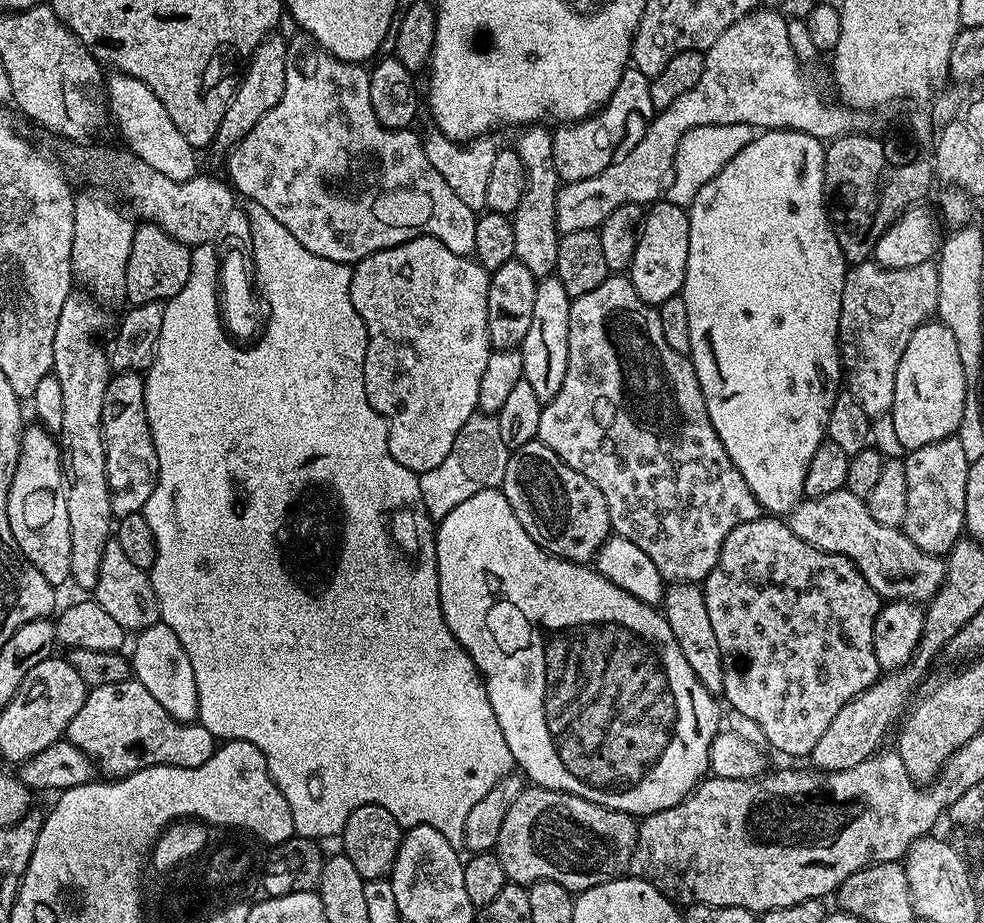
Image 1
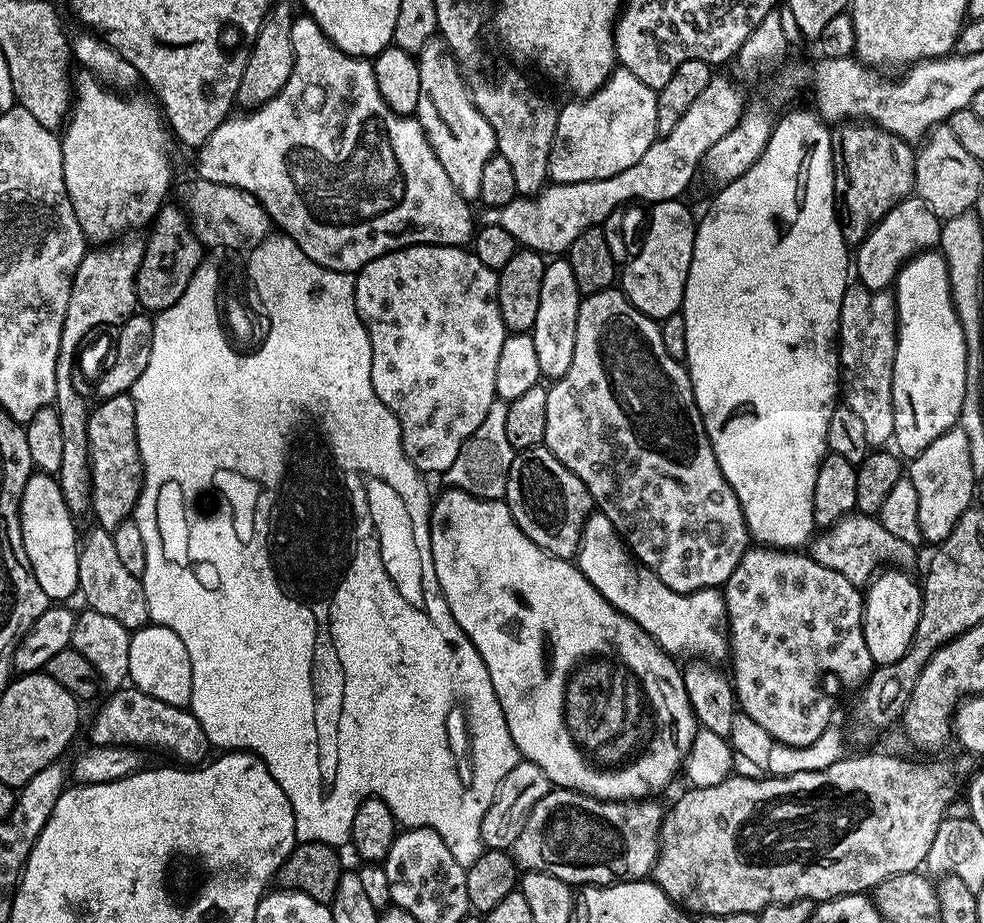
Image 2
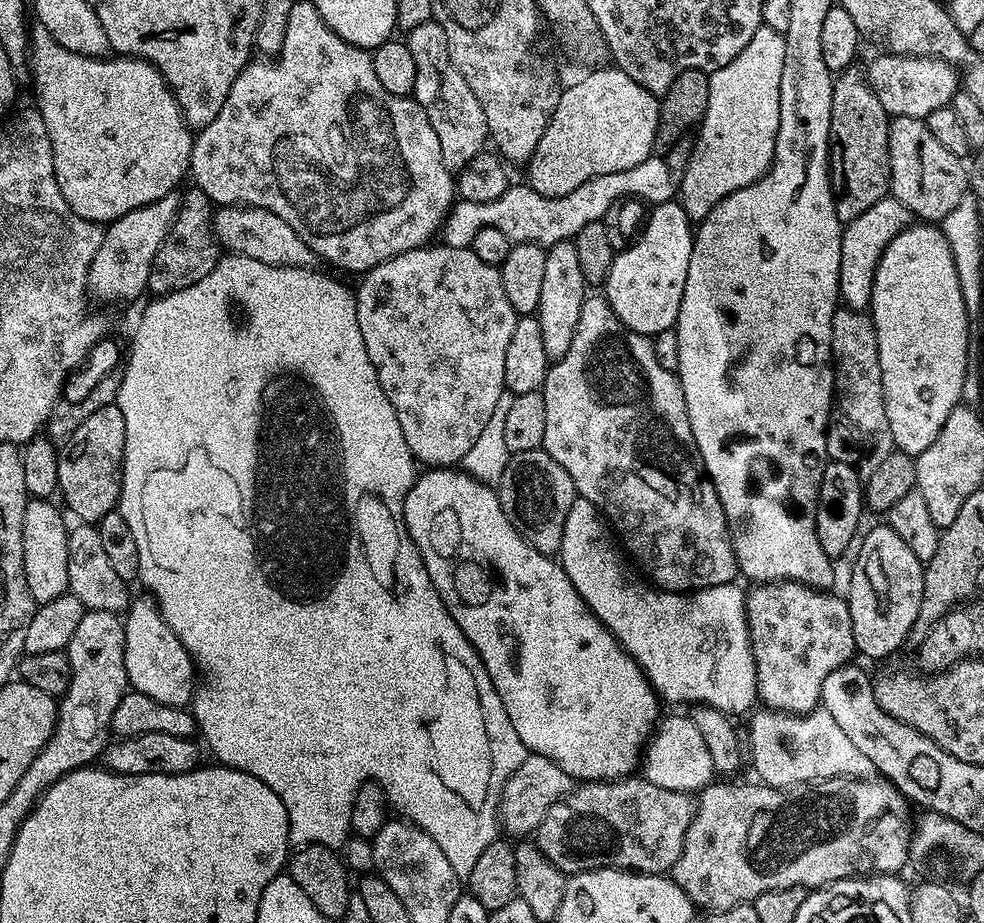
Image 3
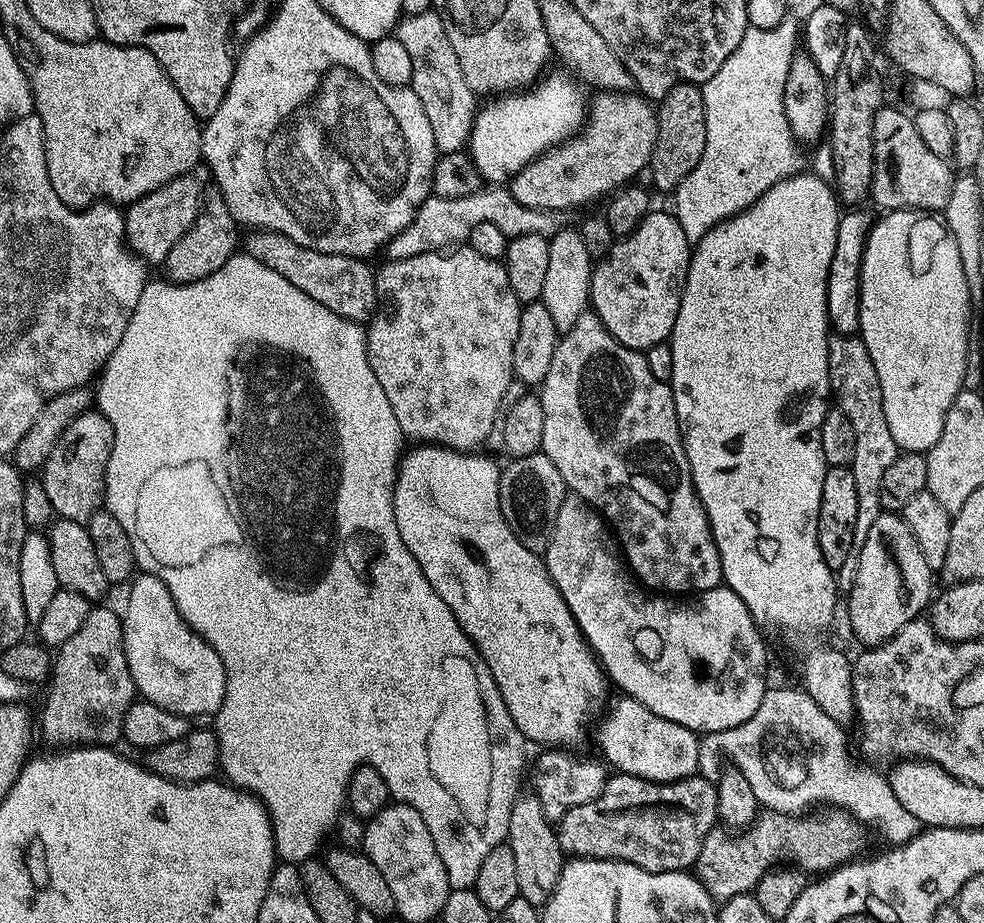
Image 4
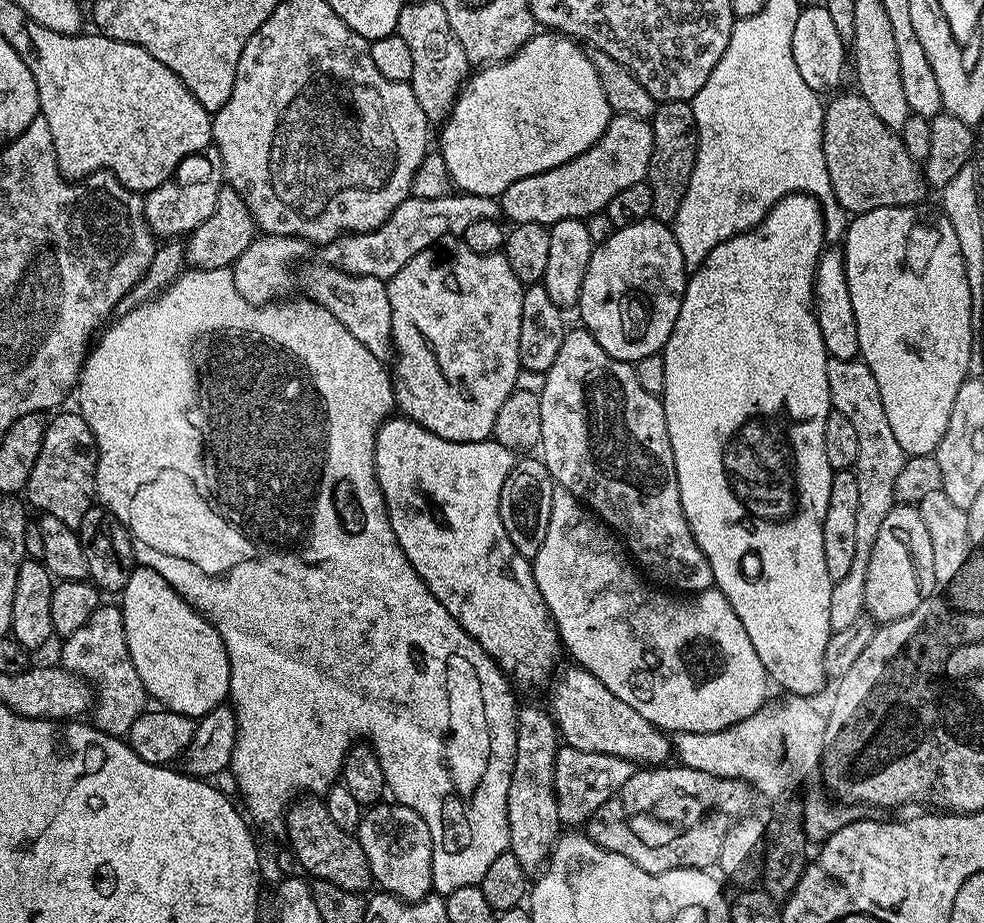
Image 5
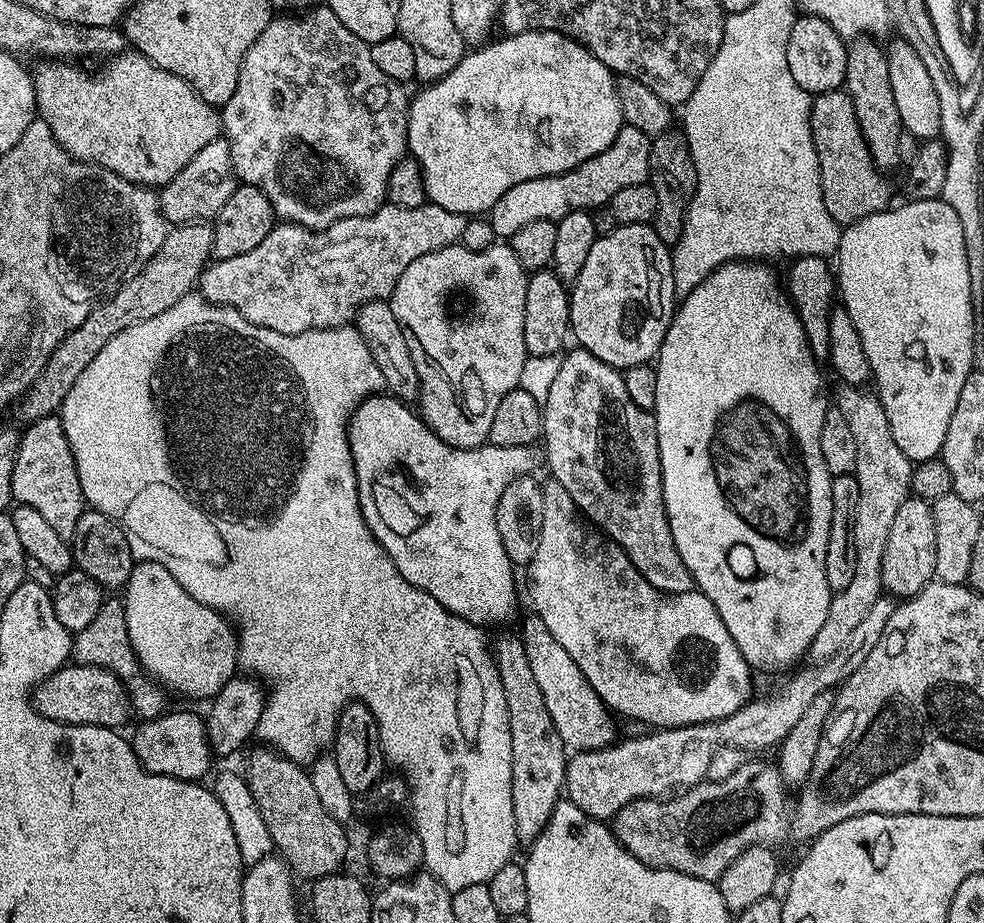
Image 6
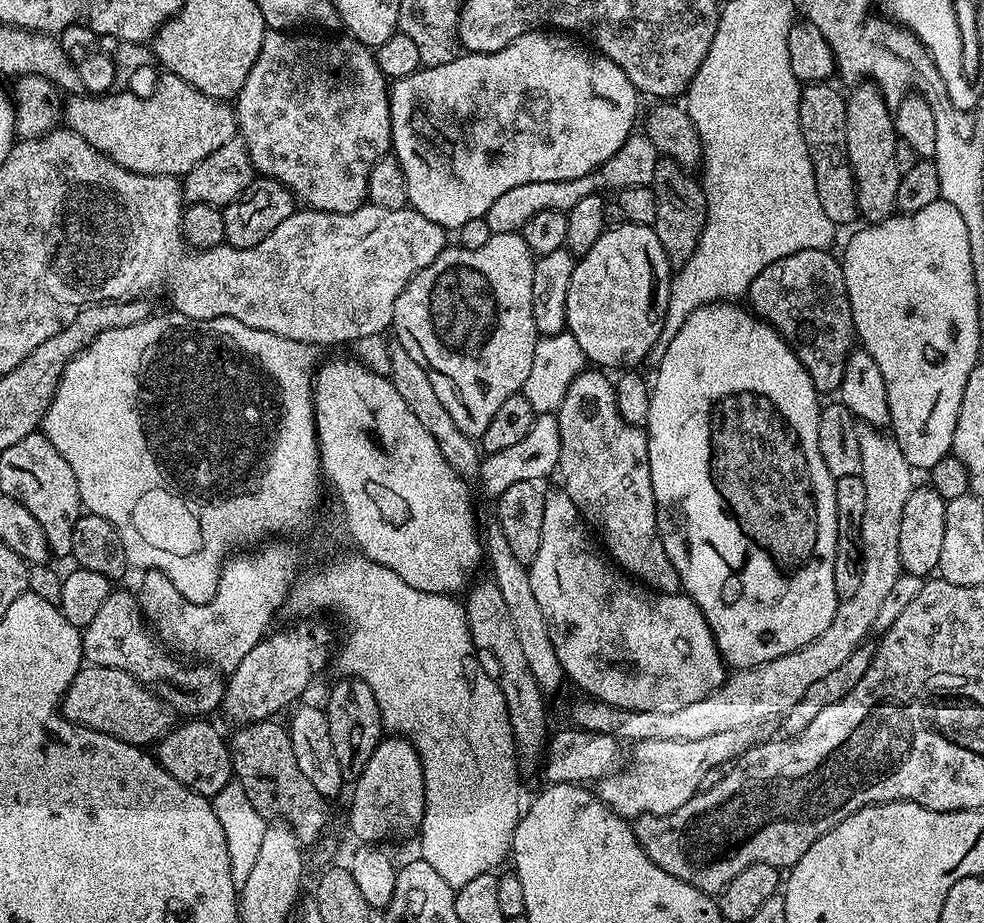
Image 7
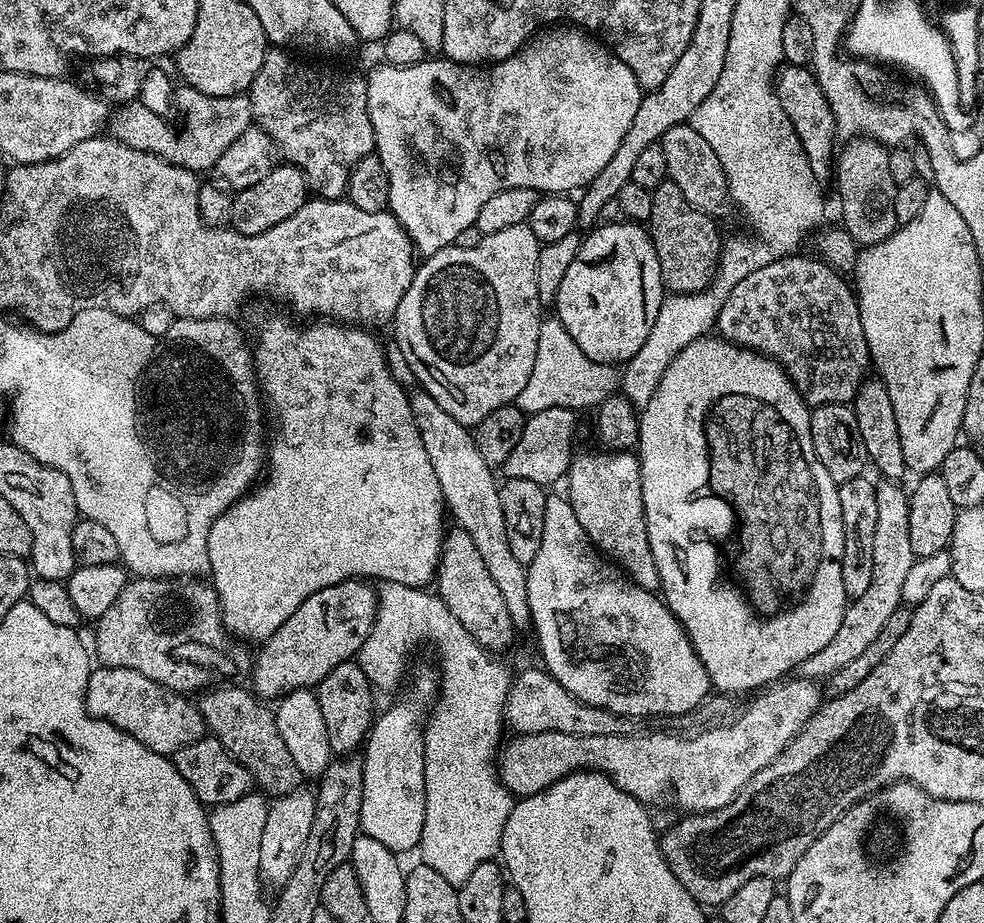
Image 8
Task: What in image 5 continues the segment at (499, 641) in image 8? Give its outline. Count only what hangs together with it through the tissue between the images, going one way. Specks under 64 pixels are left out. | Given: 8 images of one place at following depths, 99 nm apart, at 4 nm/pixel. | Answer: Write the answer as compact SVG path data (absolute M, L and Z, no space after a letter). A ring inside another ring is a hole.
M536 704L517 707L514 774L510 774L508 795L508 846L526 874L543 869L562 832L556 801L557 747L558 729L551 711Z

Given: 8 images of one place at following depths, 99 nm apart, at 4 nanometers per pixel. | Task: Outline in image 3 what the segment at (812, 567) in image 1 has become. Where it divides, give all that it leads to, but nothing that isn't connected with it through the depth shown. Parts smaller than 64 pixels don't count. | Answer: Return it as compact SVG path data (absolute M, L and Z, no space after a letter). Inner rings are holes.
M773 580L747 589L744 605L746 627L750 630L750 642L756 663L756 695L765 709L789 712L796 716L816 710L820 704L826 674L838 670L857 655L854 626L850 626L847 599L843 595L835 596L834 593L832 590L809 588L797 580Z

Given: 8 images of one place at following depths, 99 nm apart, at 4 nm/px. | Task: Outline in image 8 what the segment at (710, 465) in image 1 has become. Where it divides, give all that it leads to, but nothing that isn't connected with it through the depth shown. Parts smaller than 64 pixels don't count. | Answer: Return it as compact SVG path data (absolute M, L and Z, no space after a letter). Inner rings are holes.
M628 450L595 451L577 451L568 463L566 495L574 510L574 518L578 518L582 530L597 552L615 564L633 584L642 586L648 592L656 592L660 579L646 534L640 461Z

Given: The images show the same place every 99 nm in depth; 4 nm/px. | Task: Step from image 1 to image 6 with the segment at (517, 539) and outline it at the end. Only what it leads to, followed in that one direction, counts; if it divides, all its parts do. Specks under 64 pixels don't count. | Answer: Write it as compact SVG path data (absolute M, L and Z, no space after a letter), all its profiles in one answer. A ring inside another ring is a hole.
M377 394L369 396L367 400L356 407L355 412L351 413L346 435L352 451L352 465L356 471L360 509L364 515L366 526L371 530L373 538L380 543L380 547L386 550L392 565L398 566L398 574L402 574L402 578L407 584L421 588L427 596L433 596L436 603L443 606L447 612L454 616L460 616L466 622L477 626L504 624L516 612L516 576L512 573L514 571L513 562L502 546L502 534L498 534L496 529L496 507L498 506L498 498L502 498L502 490L506 490L506 486L510 482L514 482L516 477L521 474L535 473L537 471L535 468L539 464L541 467L541 449L530 444L526 446L494 446L489 443L483 445L482 450L455 448L442 442L442 438L438 438L438 434L434 434L423 419L413 409L412 413L408 408L411 407L405 401L391 394Z

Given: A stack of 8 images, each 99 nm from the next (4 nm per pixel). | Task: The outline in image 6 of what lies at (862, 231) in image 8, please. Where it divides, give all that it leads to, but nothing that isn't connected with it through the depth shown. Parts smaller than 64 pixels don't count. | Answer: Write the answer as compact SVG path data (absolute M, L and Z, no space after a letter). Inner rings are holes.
M857 38L848 44L846 58L846 78L844 88L852 100L854 114L858 118L858 126L862 130L862 138L872 155L877 168L889 170L900 164L898 154L898 138L902 131L898 109L894 104L893 87L890 86L887 54L883 47L876 45L872 38Z

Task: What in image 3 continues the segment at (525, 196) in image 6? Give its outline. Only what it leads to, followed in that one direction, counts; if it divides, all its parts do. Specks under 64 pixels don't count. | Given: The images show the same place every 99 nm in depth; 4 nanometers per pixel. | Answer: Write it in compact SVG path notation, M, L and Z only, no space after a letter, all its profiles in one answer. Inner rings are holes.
M601 66L585 71L583 74L585 76L581 80L574 81L569 88L567 85L561 91L558 98L558 106L554 106L554 114L550 118L550 122L534 150L534 154L528 159L526 165L526 171L528 171L526 183L528 187L543 196L570 194L570 190L578 190L578 186L582 186L582 182L590 182L590 178L598 178L602 174L618 174L618 170L630 170L630 166L638 166L643 160L647 160L649 156L653 155L656 148L656 131L660 121L660 102L657 93L638 86L638 82L634 82L634 78L630 78L630 74L626 74L622 69L615 66Z

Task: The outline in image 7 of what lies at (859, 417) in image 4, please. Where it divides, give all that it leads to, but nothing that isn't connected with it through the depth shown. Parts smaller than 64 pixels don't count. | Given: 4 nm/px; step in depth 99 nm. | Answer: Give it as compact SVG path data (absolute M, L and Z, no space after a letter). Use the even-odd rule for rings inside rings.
M860 424L858 427L858 446L862 449L862 466L860 477L866 482L866 510L862 514L862 538L860 549L862 550L862 583L858 585L858 591L854 598L841 600L837 603L834 619L830 626L822 630L814 642L786 654L782 658L774 658L765 664L759 664L753 668L741 668L733 671L725 679L720 687L706 698L698 698L698 702L690 702L690 706L682 706L682 710L670 710L659 712L658 710L642 710L641 708L624 707L618 704L605 704L595 698L580 698L572 708L571 723L575 727L583 728L585 732L597 732L614 737L621 742L698 742L698 738L710 738L710 734L726 734L727 732L742 732L751 729L751 724L760 724L763 720L772 720L783 717L784 713L806 694L806 690L815 681L820 680L827 673L835 670L840 663L846 662L854 650L869 639L868 632L873 631L874 618L878 618L878 610L882 607L882 601L886 599L888 591L893 588L894 582L902 574L900 559L898 558L898 534L902 527L902 509L906 506L906 498L910 498L914 487L914 470L906 462L898 442L892 439L887 431L874 428L870 424Z

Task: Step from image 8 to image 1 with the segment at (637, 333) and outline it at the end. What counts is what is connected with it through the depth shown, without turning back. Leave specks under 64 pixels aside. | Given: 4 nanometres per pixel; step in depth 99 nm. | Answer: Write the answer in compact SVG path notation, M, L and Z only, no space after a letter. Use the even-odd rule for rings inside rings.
M667 198L647 209L638 233L630 279L642 302L659 306L681 295L686 278L686 258L690 254L690 222L685 209L671 204Z

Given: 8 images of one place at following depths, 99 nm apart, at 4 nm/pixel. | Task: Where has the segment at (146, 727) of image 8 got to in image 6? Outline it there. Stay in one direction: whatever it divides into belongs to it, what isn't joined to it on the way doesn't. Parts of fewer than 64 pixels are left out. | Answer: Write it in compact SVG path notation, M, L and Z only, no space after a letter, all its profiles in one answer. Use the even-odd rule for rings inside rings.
M72 662L49 672L35 685L31 698L36 713L45 720L57 720L59 724L89 724L116 730L130 716L128 691L123 682L110 670L93 664Z

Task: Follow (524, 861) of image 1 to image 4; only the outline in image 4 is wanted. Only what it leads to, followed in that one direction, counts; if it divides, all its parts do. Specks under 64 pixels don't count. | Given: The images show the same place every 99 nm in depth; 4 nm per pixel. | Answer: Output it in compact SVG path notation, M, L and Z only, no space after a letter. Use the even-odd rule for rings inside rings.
M612 774L594 802L574 806L562 817L556 837L568 858L621 860L647 872L683 872L695 865L706 834L717 827L717 810L716 785L699 774L669 784Z

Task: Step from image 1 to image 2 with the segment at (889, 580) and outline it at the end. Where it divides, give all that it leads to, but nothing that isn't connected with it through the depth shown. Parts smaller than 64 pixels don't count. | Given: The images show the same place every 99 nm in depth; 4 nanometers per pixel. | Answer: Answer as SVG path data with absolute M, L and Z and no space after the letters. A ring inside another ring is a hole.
M863 514L842 517L838 523L823 529L810 544L810 554L819 564L838 570L842 578L857 586L867 585L873 575L885 566L912 570L916 564L916 551L913 545L902 542L902 538L894 538L894 534L890 534L890 530L886 530L876 516Z

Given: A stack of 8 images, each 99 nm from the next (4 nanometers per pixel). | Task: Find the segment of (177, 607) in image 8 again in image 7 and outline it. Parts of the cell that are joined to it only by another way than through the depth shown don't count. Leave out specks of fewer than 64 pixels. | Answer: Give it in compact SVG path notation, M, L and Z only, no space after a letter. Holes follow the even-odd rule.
M113 590L106 602L102 602L98 614L94 614L94 619L82 629L80 641L88 664L126 670L126 674L142 682L163 700L177 717L208 718L224 703L226 680L222 673L203 662L189 662L169 651L146 623L139 599L133 593L131 596L128 592Z

